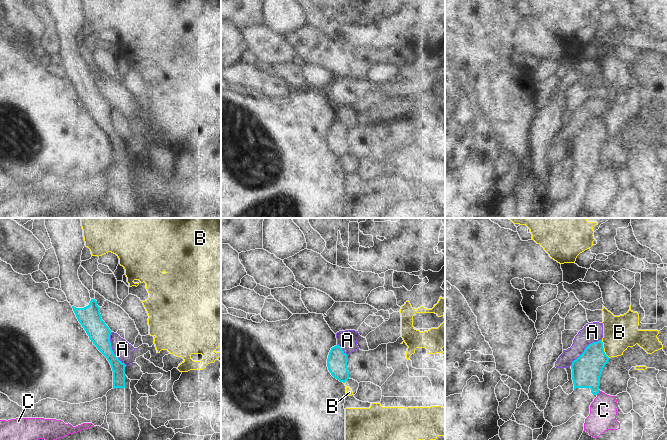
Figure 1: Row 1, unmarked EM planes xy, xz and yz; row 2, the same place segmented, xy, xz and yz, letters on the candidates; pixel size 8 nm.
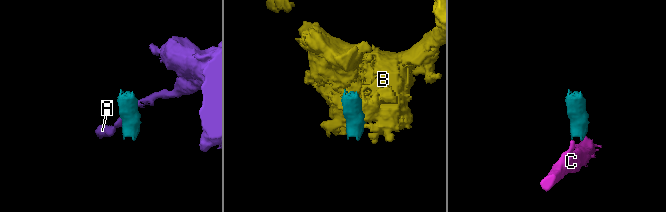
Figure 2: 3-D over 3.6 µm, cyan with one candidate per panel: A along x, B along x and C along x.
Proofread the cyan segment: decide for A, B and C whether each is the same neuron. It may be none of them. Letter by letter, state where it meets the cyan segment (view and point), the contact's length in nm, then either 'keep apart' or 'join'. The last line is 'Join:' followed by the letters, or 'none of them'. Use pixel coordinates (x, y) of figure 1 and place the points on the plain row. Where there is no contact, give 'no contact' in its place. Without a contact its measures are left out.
A: meets cyan in yz at (585, 125); contact 340 nm long; keep apart
B: meets cyan in yz at (603, 125); contact 160 nm long; keep apart
C: meets cyan in yz at (598, 168); contact 50 nm long; keep apart
Join: none of them

